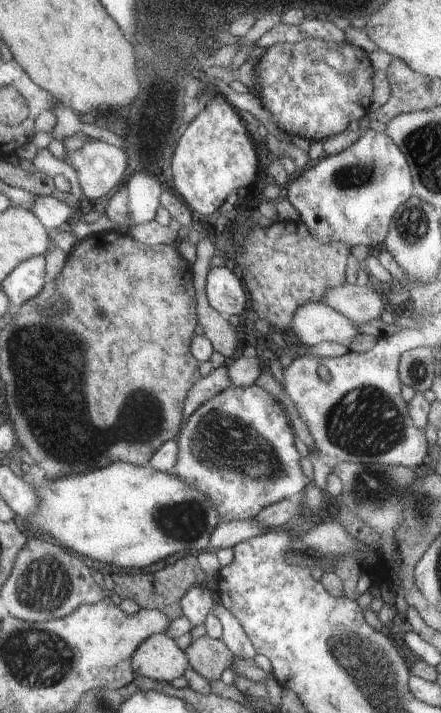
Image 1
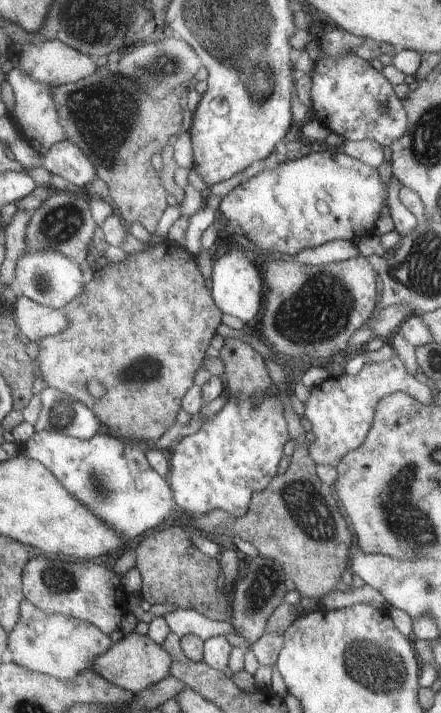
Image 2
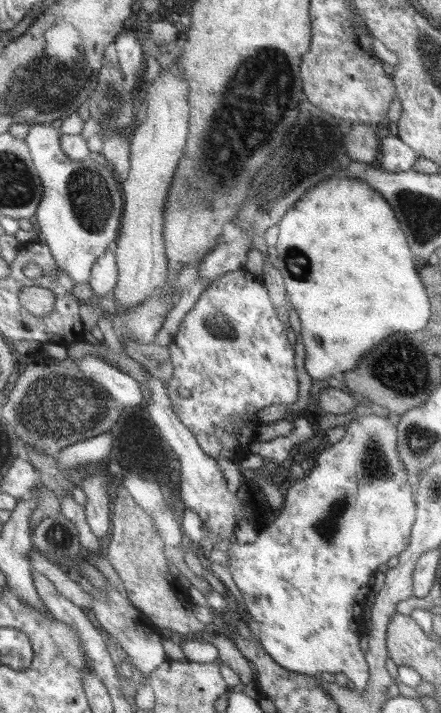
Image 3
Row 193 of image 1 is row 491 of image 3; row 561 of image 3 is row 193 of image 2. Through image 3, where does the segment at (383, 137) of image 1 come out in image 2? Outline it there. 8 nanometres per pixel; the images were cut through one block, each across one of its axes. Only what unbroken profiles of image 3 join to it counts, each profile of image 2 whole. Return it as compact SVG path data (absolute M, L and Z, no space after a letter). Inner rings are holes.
M324 147L322 151L311 151L299 159L279 163L273 170L259 172L247 182L239 184L225 196L219 210L236 222L244 232L248 246L260 252L275 252L280 255L296 256L306 249L318 248L334 240L351 240L358 243L362 236L374 234L376 220L387 200L388 186L380 178L377 168L364 164L361 160L342 154L342 150Z

